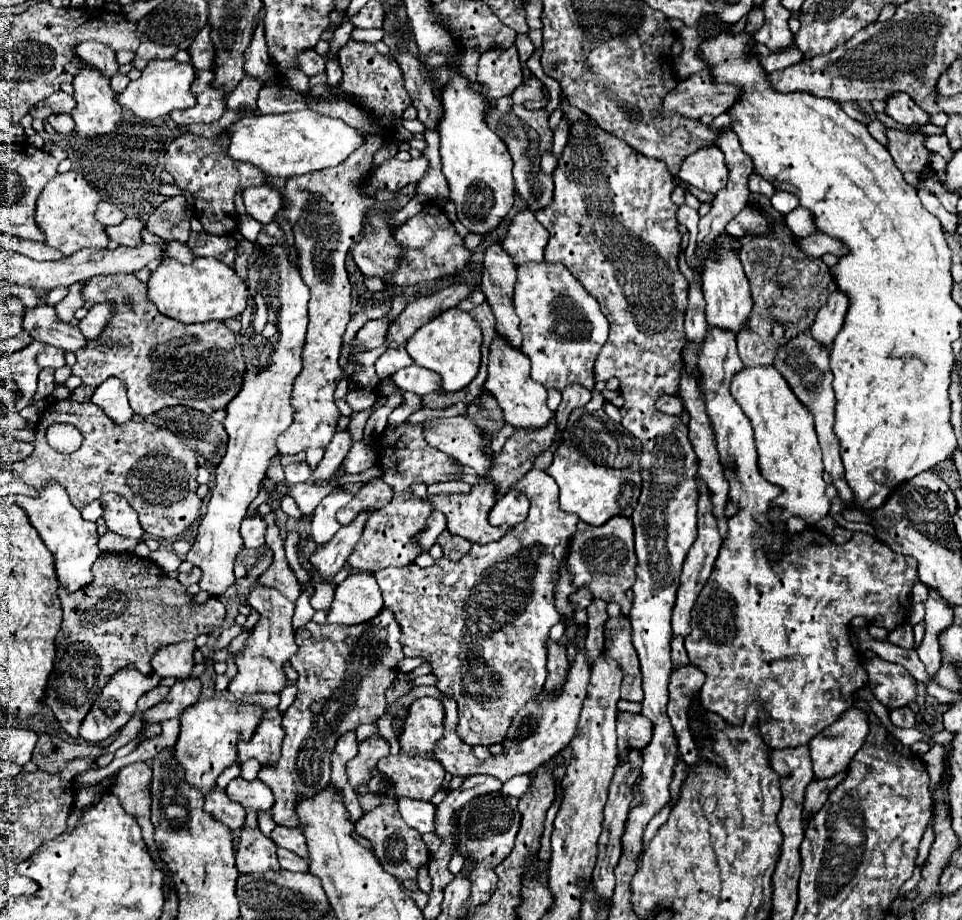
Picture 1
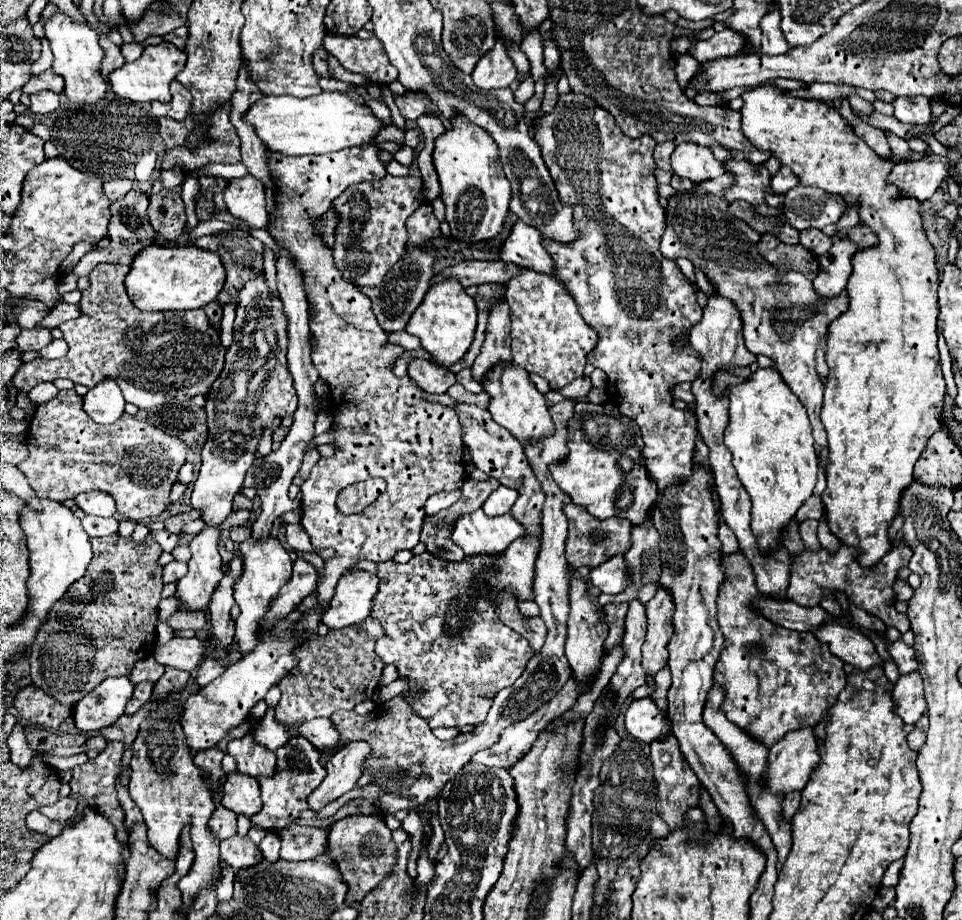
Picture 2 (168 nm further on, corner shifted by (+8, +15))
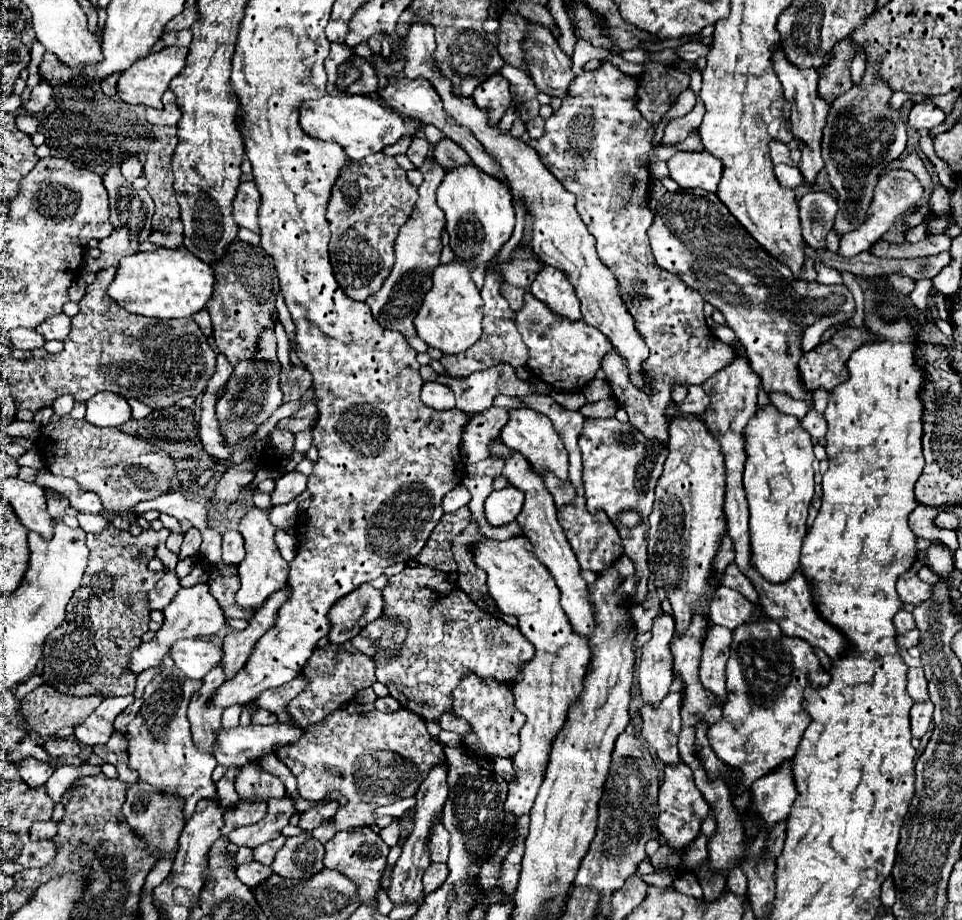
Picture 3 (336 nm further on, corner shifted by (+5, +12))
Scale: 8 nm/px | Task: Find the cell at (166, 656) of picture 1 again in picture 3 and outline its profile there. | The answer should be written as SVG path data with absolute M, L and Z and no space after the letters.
M179 639L171 649L175 665L191 679L203 679L223 657L223 649L205 639Z

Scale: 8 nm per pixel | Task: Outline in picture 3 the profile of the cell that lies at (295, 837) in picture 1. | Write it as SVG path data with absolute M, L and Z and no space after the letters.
M301 833L285 841L271 869L285 879L309 879L323 869L323 855L325 847L313 835Z

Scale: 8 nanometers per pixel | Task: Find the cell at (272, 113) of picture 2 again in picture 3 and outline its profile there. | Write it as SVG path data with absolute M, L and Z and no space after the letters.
M323 95L321 99L307 101L301 107L301 129L321 141L335 141L343 147L347 157L351 159L363 159L367 155L383 151L387 145L397 143L401 137L415 137L421 121L411 117L401 117L395 111L385 109L377 99L363 97L363 95L345 95L345 97L333 97Z

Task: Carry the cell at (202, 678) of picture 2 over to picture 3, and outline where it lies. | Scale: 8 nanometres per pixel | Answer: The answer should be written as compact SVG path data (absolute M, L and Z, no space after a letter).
M221 663L203 677L201 689L191 697L189 703L189 721L191 721L191 733L197 743L197 747L205 753L213 753L215 749L215 729L221 727L221 707L211 705L211 697L215 695L217 687L223 683L223 667Z

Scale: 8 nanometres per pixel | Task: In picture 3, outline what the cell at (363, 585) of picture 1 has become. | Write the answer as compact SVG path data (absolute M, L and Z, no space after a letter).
M365 583L363 587L357 587L355 593L345 595L331 611L331 631L327 633L327 639L335 645L343 645L345 641L359 635L369 623L377 621L383 613L385 601L379 589Z

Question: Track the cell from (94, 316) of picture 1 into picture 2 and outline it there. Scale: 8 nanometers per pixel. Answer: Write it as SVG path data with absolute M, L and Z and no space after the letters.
M62 302L62 304L58 304L56 308L52 308L52 312L48 314L48 320L46 320L44 324L48 324L48 330L52 330L52 328L60 326L62 322L74 320L74 318L78 318L78 316L80 316L78 304L66 304L66 302Z

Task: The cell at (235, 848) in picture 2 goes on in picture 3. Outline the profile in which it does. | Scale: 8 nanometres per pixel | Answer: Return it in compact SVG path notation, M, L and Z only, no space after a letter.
M251 861L251 863L247 863L247 865L239 865L235 873L237 873L239 881L243 881L249 889L255 889L255 887L259 887L265 879L269 879L271 869L265 867L265 865L261 865L261 863L257 863L257 861Z

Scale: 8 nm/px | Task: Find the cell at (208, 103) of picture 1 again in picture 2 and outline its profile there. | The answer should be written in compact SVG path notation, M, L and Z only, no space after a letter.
M174 80L172 82L172 100L170 100L170 104L152 102L152 114L158 116L158 118L170 116L174 120L184 120L186 116L192 114L192 94L188 92L188 88L184 84Z

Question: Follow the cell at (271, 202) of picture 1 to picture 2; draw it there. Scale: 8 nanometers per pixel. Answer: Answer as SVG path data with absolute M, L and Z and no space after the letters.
M254 176L234 178L230 180L224 202L228 206L228 212L236 218L242 218L250 224L250 228L264 228L268 224L268 212L264 204L264 184L256 180Z

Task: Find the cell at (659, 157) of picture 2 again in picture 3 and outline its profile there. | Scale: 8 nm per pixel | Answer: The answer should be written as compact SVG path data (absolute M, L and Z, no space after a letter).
M698 102L691 113L687 113L685 117L675 117L669 121L669 125L665 127L665 137L663 143L677 143L689 137L689 133L702 122L705 114L705 107L702 102Z

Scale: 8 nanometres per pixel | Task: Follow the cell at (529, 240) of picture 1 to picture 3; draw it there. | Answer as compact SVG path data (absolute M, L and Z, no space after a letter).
M543 263L543 269L535 277L535 283L529 287L529 291L557 315L563 315L571 321L581 319L581 311L579 311L581 303L575 297L575 291L571 291L571 283L563 279L561 271L547 267Z

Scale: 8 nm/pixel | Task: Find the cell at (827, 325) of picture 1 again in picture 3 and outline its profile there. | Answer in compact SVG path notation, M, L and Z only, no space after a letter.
M905 169L887 171L875 187L875 197L873 197L873 203L867 211L867 223L863 223L863 227L859 227L859 229L855 229L855 231L841 237L839 255L841 257L855 257L861 251L869 251L875 245L875 241L879 241L881 235L895 223L895 219L899 215L911 211L913 207L917 207L921 199L923 199L923 187L911 171L905 171Z

